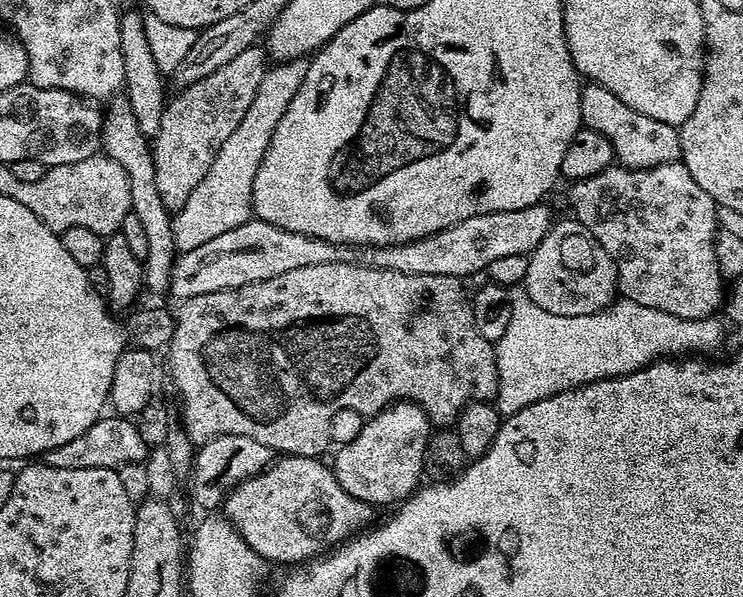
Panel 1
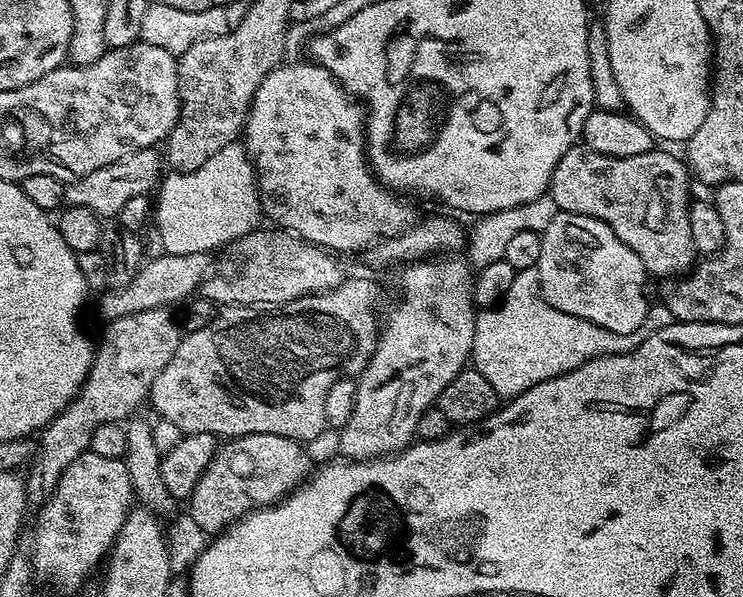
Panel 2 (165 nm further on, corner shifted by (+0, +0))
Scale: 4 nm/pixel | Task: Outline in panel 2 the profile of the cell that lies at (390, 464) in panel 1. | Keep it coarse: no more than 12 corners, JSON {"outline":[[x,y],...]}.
{"outline":[[401,267],[339,455],[417,439],[472,354],[474,269]]}

